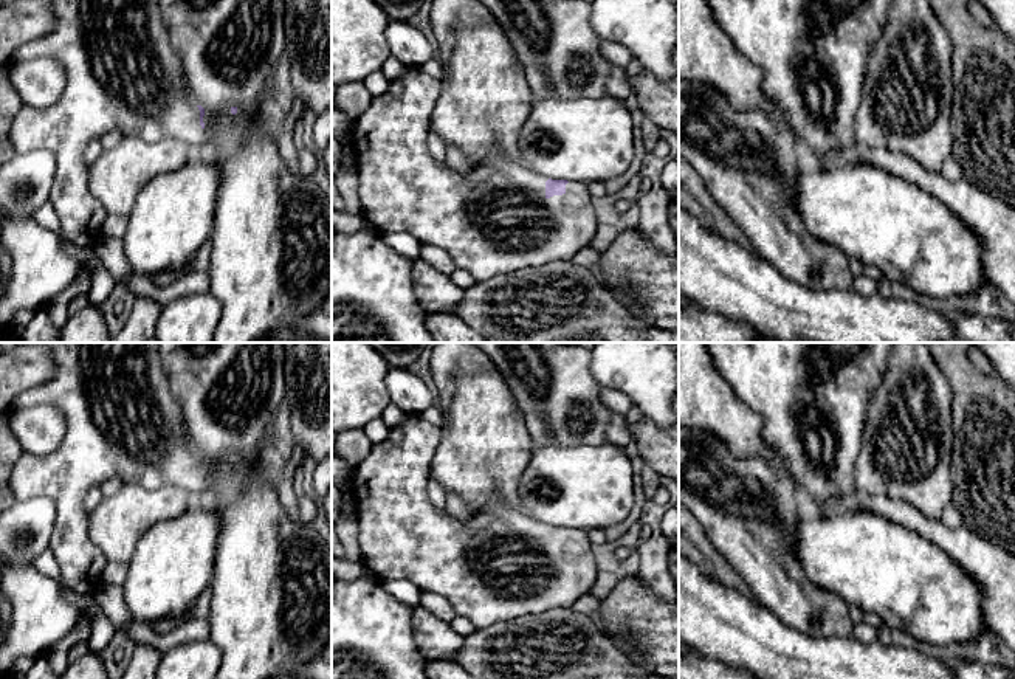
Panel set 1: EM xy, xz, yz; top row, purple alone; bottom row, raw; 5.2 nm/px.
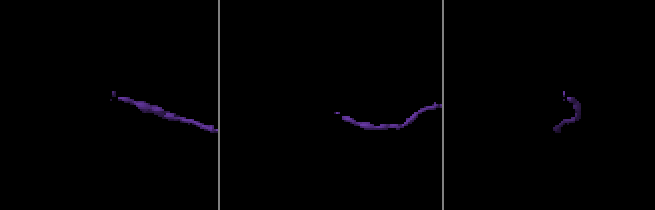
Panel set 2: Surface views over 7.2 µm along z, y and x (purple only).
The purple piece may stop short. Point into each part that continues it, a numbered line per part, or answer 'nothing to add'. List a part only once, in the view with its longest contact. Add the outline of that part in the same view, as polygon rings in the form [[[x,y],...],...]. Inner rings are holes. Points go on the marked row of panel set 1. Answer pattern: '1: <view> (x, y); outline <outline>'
1: xz (495, 219); outline [[[406,67],[355,119],[350,144],[367,223],[381,233],[409,233],[421,245],[445,250],[456,267],[471,273],[476,282],[572,260],[578,251],[592,246],[598,222],[586,183],[569,181],[563,195],[547,198],[549,178],[530,171],[521,160],[493,150],[466,174],[457,174],[431,157],[428,136],[440,90],[442,81],[420,67]]]

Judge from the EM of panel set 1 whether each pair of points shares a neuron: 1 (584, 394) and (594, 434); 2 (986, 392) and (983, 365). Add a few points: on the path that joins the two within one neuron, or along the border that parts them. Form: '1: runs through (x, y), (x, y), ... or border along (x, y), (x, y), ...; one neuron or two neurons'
1: runs through (586, 405), (586, 410), (597, 419), (595, 423); one neuron
2: border along (970, 358), (981, 372), (995, 375); two neurons

